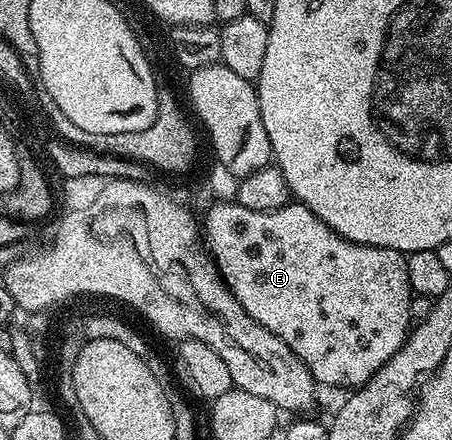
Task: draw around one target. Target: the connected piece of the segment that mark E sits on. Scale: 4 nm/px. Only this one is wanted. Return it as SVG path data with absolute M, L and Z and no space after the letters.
M213 202L210 205L205 212L205 220L203 216L203 240L213 263L217 265L217 270L221 273L225 287L241 303L246 314L255 318L255 322L259 322L259 326L271 330L271 334L283 338L283 342L287 342L287 346L291 346L291 350L305 363L307 370L318 385L330 384L333 388L356 390L362 384L366 384L377 373L379 366L383 366L401 349L411 328L408 307L415 295L413 289L409 287L407 262L402 253L390 248L367 246L344 240L338 232L326 226L306 204L300 202L288 202L281 208L272 209L269 212L249 210L236 202Z

